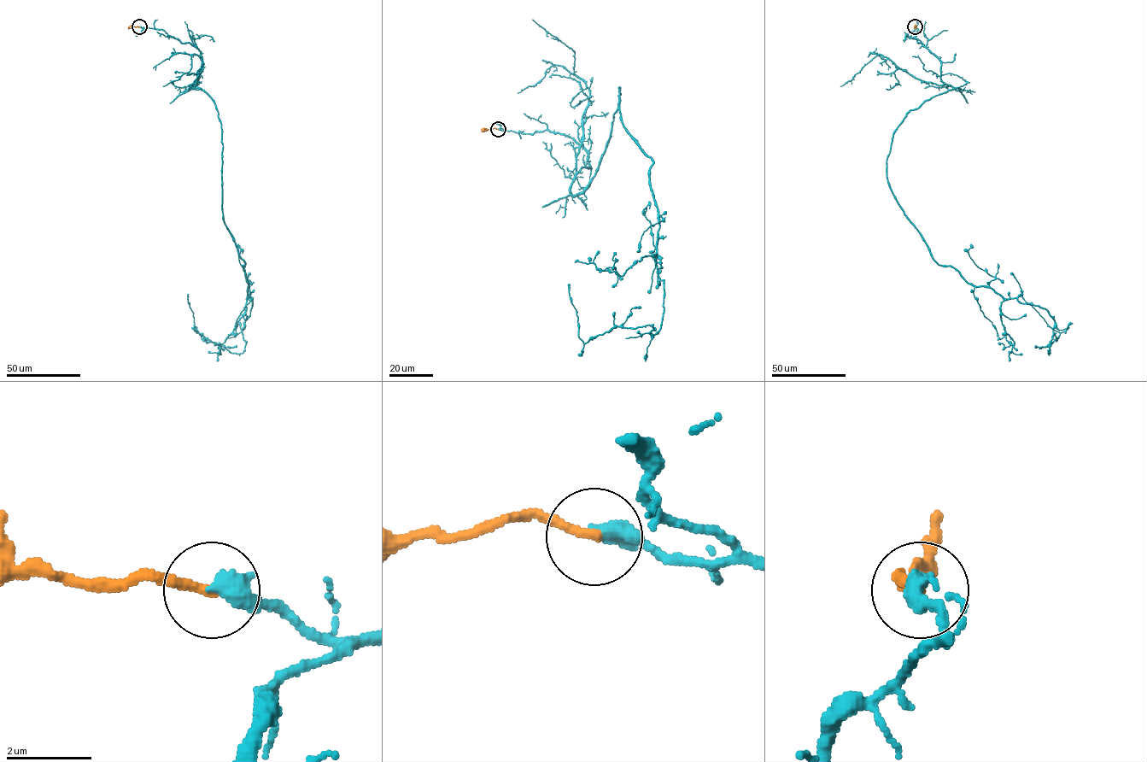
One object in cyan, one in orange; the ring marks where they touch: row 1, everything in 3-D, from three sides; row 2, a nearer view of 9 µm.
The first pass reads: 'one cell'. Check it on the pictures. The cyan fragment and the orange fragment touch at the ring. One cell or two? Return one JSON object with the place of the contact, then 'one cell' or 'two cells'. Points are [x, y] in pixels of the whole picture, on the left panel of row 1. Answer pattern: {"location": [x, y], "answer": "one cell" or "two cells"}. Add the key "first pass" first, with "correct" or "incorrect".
{"first pass": "incorrect", "location": [139, 26], "answer": "two cells"}

